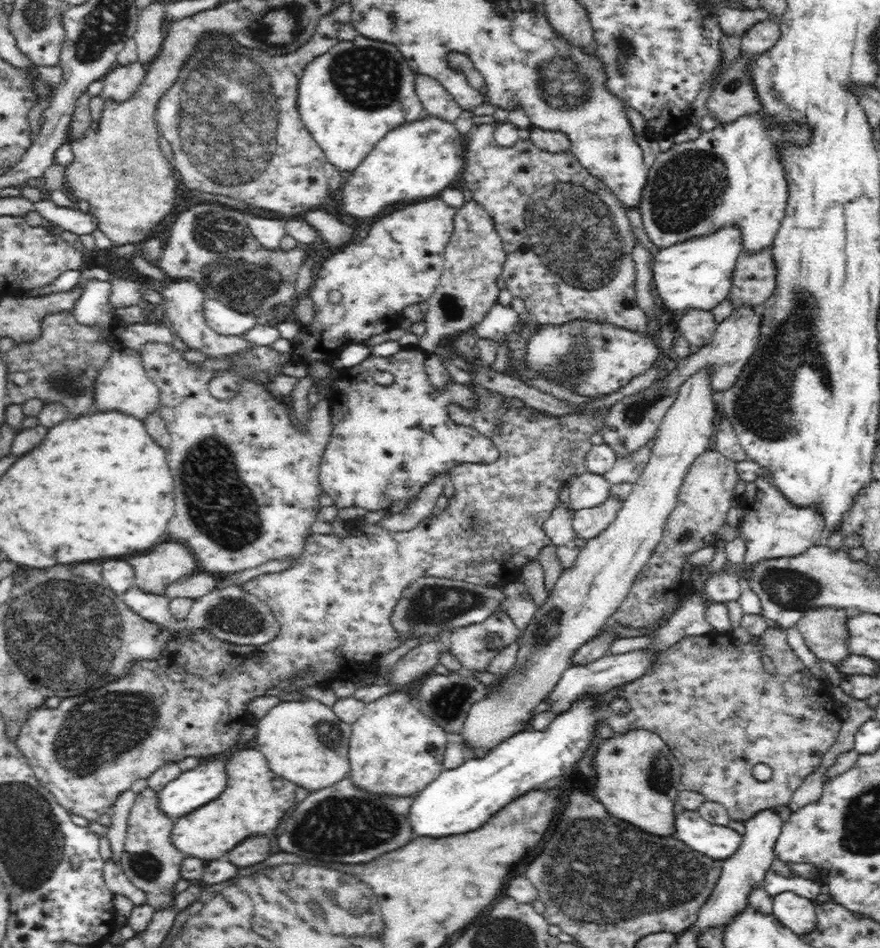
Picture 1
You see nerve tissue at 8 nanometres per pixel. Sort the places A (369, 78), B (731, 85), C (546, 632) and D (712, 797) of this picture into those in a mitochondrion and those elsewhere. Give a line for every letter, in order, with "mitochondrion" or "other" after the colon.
A: mitochondrion
B: mitochondrion
C: mitochondrion
D: other

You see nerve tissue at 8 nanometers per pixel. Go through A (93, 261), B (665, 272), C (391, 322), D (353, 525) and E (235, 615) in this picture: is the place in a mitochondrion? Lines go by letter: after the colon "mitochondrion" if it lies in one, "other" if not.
A: other
B: other
C: other
D: other
E: mitochondrion

